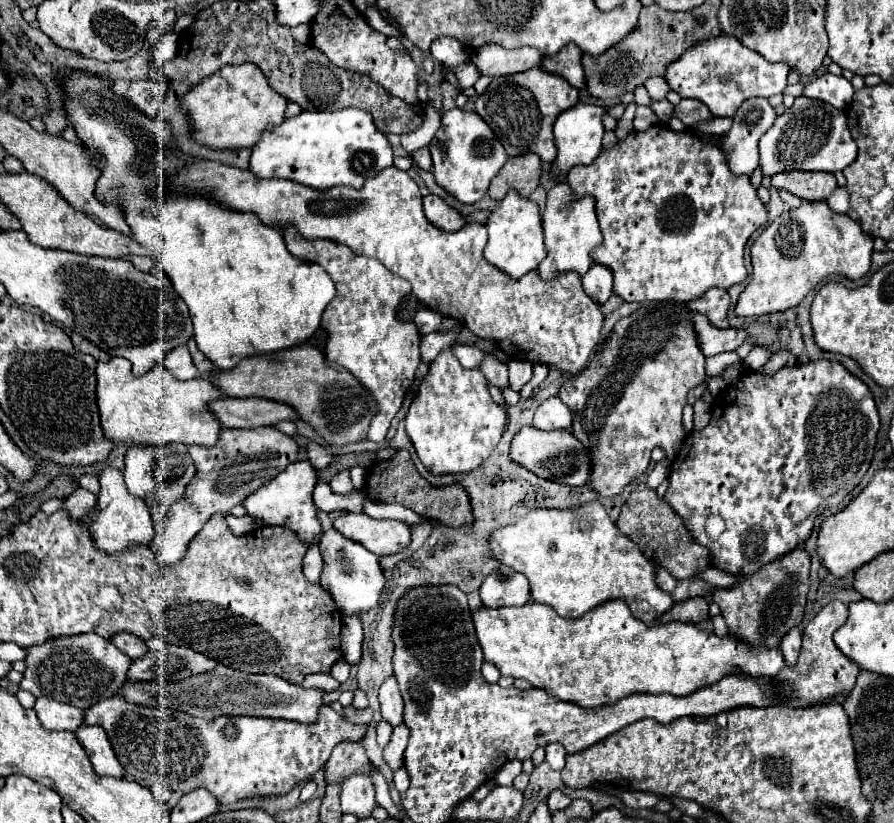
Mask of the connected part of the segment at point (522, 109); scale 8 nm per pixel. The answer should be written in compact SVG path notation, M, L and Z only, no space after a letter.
M535 67L535 69L521 71L521 73L495 77L489 83L489 87L485 89L485 93L477 97L477 101L475 101L477 109L475 111L493 129L495 137L501 141L501 145L505 147L509 157L515 157L517 153L519 155L521 153L535 153L545 163L553 163L555 157L557 157L557 145L555 145L555 137L553 137L553 123L555 123L555 119L561 111L573 107L577 101L579 101L579 89L569 85L567 79L563 79L561 75L555 75L555 73L545 73L543 69Z

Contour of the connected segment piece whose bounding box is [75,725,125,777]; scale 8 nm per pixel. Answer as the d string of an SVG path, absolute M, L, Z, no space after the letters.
M79 727L79 731L75 733L75 737L81 741L81 745L85 747L93 769L97 775L109 775L109 777L123 777L125 769L119 763L119 759L115 757L115 751L107 739L107 733L99 727Z

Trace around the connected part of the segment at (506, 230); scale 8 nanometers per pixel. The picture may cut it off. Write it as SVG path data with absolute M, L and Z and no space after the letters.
M509 191L501 205L491 213L489 221L489 241L485 247L485 259L511 275L513 279L523 277L525 273L537 269L537 265L545 259L545 247L543 247L543 231L541 231L541 215L537 209L537 203L521 197L517 191Z

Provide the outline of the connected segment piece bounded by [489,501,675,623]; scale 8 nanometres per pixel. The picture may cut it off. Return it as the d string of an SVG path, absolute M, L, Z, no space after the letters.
M589 501L575 509L533 509L521 521L497 529L489 543L493 555L503 565L521 571L529 579L533 601L551 605L561 617L575 619L609 599L623 599L637 619L643 623L655 623L675 603L671 593L657 585L655 565L641 555L639 547L627 535L617 531L617 525L609 519L599 501Z

